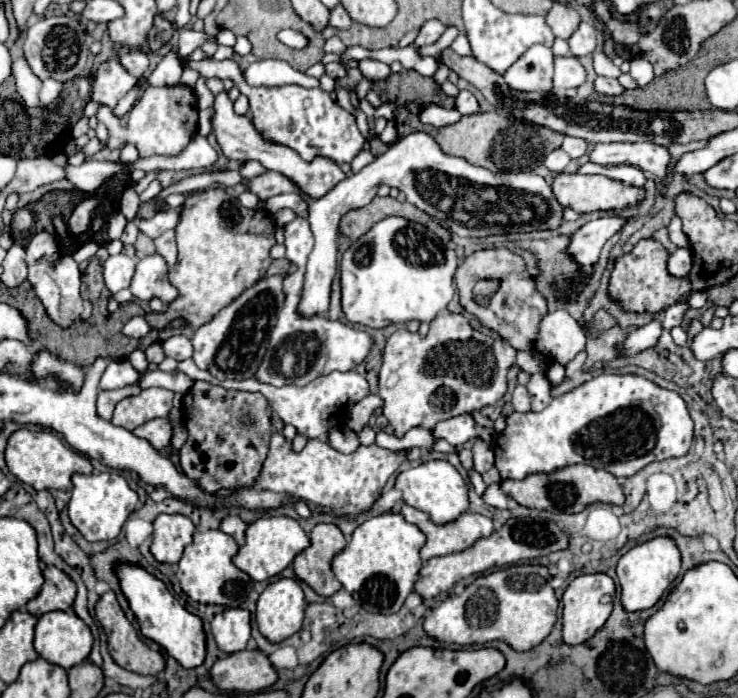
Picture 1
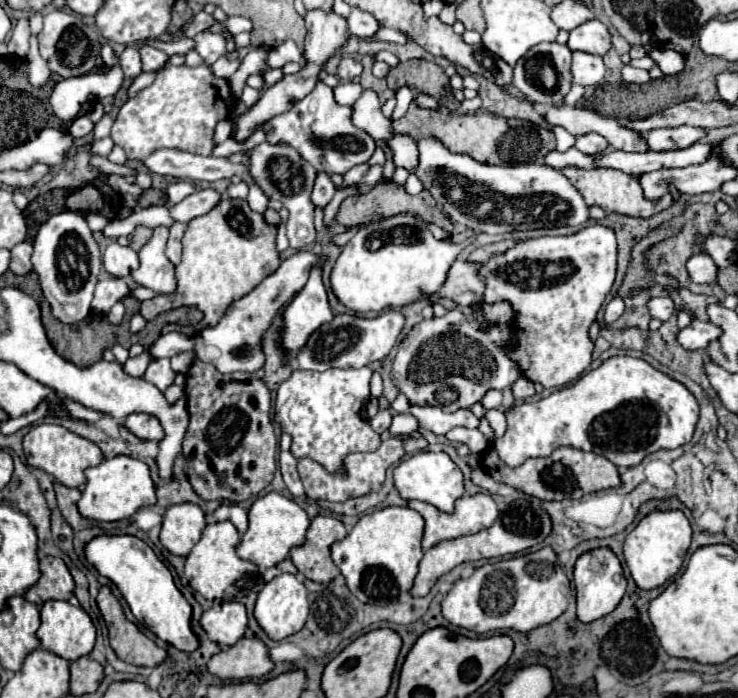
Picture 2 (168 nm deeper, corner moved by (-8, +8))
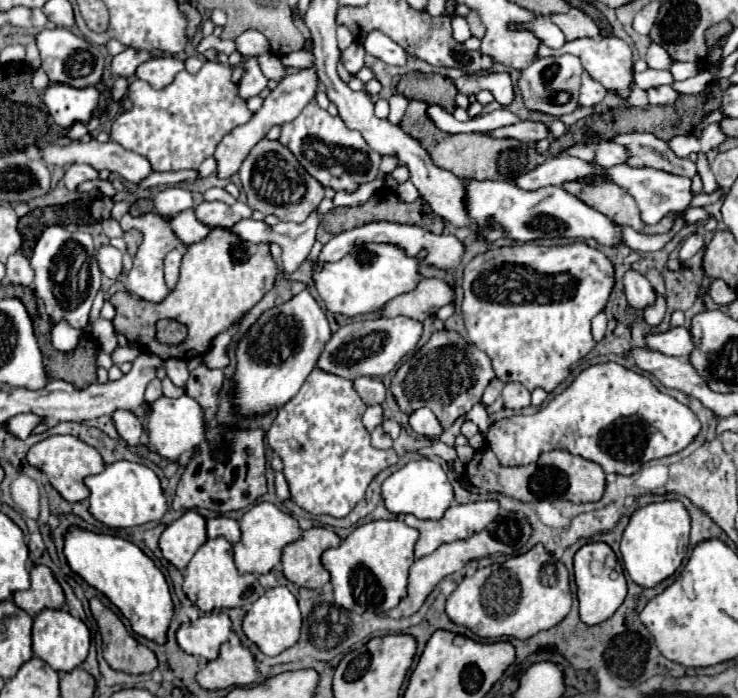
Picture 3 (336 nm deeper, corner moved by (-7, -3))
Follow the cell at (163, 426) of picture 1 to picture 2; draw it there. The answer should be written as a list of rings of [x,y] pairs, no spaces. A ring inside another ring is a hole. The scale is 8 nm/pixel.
[[[146,413],[140,415],[128,415],[124,427],[136,435],[138,439],[152,439],[152,441],[160,441],[162,439],[162,425],[158,425],[156,417],[150,417]]]

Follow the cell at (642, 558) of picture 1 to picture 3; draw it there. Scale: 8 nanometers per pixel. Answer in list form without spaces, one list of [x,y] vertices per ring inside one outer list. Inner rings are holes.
[[[679,500],[647,504],[635,510],[621,540],[621,556],[631,580],[641,588],[655,588],[665,578],[673,576],[687,554],[689,526],[689,514]]]

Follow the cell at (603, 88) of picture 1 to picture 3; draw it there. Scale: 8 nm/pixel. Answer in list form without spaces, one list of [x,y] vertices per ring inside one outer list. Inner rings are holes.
[[[655,86],[655,88],[649,88],[645,92],[647,92],[651,104],[673,104],[679,96],[671,86]]]

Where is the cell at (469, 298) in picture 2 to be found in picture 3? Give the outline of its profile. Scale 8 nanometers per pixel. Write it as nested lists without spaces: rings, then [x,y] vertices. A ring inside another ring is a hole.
[[[427,278],[417,284],[413,292],[401,294],[393,298],[385,308],[381,310],[381,316],[395,318],[395,316],[409,316],[413,320],[425,320],[429,316],[435,316],[439,308],[455,302],[455,290],[445,280],[439,278]]]

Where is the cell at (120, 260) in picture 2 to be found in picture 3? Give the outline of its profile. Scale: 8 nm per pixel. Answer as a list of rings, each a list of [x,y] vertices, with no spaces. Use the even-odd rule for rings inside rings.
[[[103,246],[97,252],[97,260],[99,260],[99,268],[101,272],[109,278],[109,280],[117,280],[123,272],[123,264],[121,264],[121,252],[113,246]]]

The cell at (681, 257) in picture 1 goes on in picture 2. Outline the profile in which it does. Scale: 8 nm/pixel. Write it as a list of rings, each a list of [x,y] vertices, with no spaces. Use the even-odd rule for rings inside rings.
[[[704,251],[692,255],[688,259],[686,267],[688,267],[688,273],[690,273],[690,277],[692,277],[694,283],[714,283],[716,281],[718,267],[712,261],[712,257],[708,253],[704,253]]]

